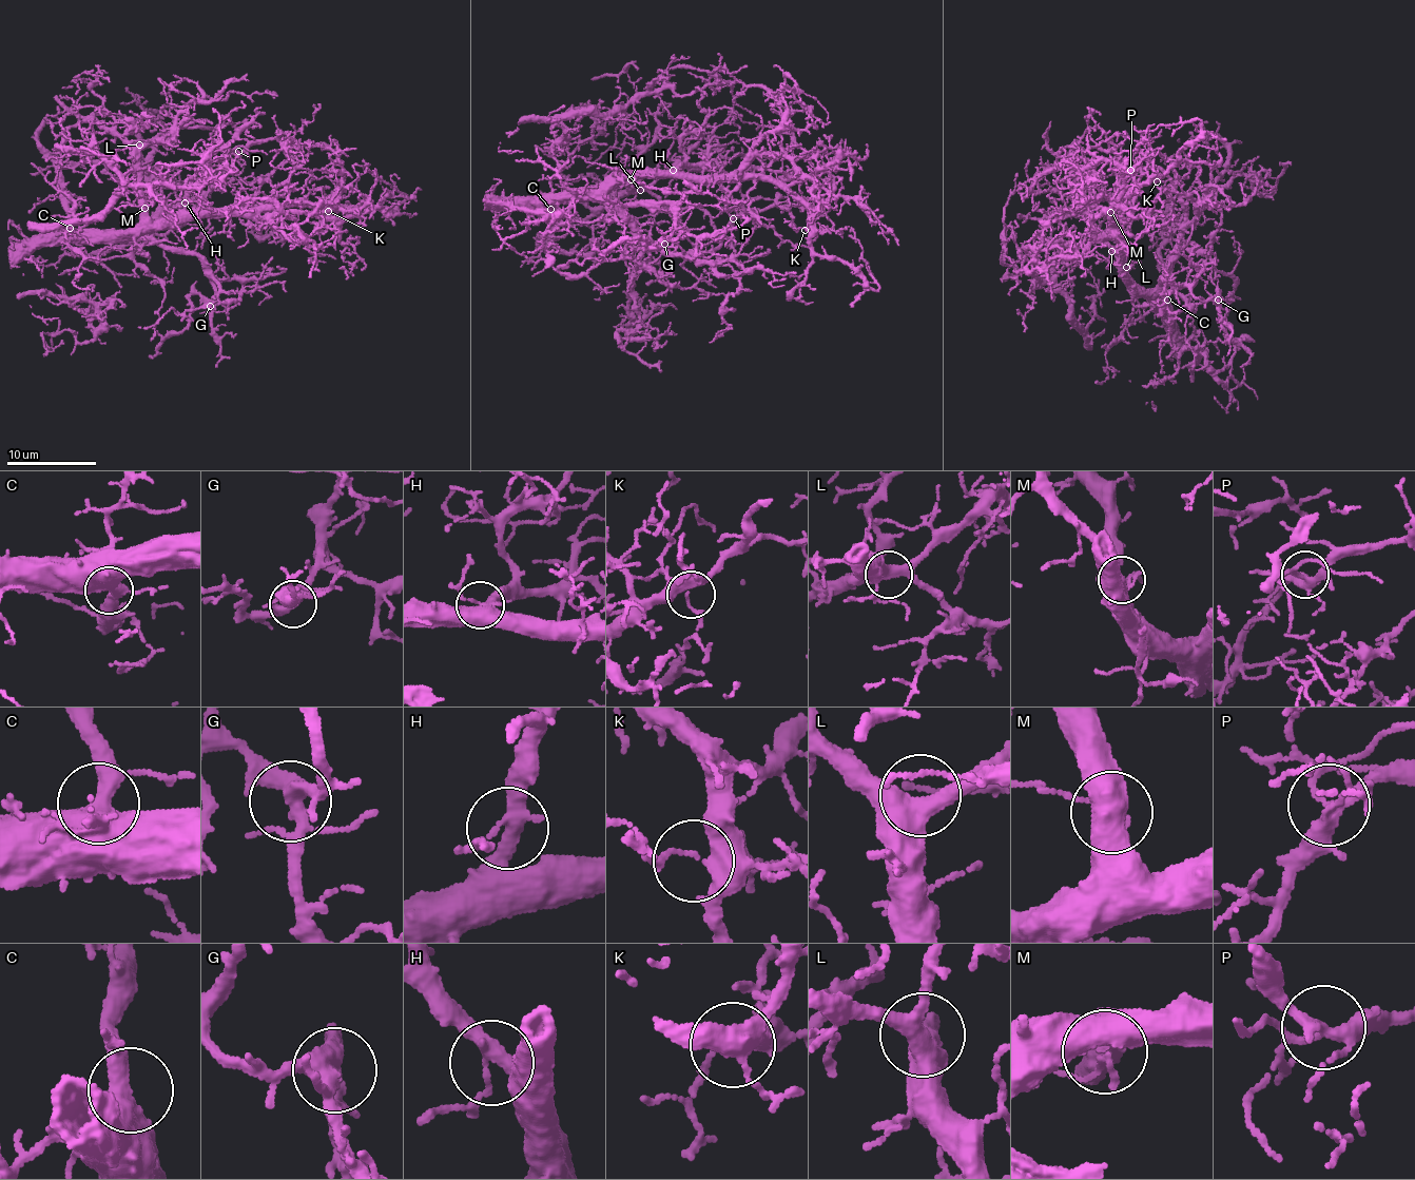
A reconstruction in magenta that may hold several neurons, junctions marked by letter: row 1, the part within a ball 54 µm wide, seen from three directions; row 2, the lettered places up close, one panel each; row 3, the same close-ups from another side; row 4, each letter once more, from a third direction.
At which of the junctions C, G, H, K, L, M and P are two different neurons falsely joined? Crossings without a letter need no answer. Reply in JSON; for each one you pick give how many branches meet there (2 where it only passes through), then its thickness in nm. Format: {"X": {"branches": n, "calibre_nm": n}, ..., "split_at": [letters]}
{"split_at": []}

